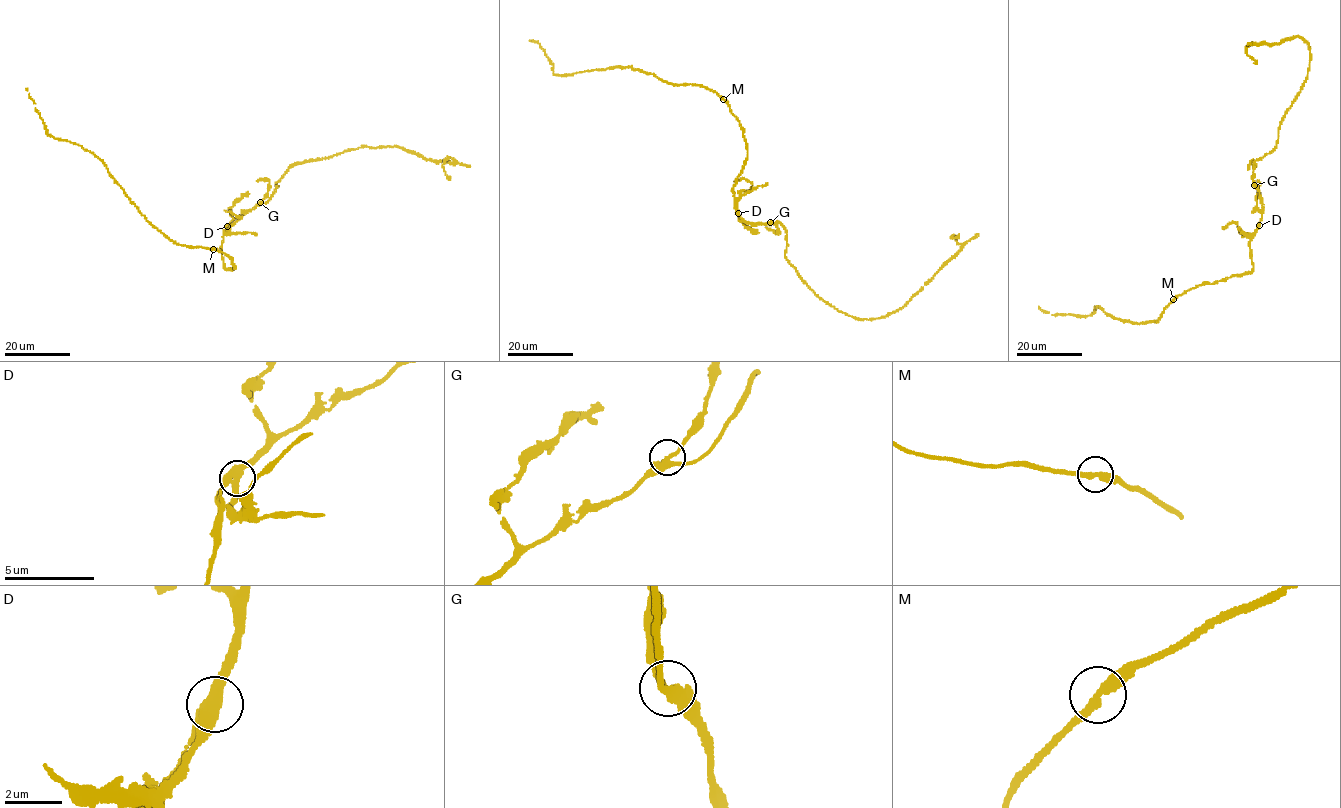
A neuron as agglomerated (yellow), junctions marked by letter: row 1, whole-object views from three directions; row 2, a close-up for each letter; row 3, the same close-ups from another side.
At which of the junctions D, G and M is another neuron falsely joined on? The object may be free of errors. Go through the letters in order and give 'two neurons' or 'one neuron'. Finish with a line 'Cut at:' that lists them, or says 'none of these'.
D: two neurons
G: one neuron
M: one neuron
Cut at: D

